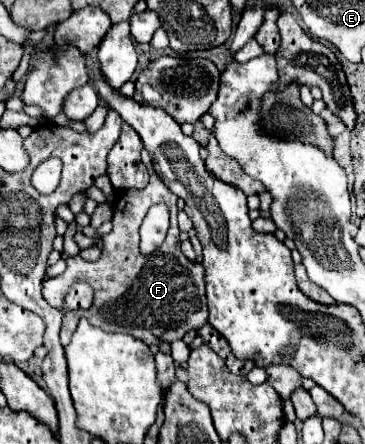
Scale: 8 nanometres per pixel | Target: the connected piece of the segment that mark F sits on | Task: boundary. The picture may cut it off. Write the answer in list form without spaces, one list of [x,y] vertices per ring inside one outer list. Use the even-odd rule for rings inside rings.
[[[141,152],[141,160],[149,170],[149,184],[141,190],[125,190],[113,204],[113,230],[103,236],[103,254],[97,262],[85,262],[81,256],[67,258],[67,270],[51,280],[43,282],[43,298],[61,308],[65,292],[73,280],[85,280],[95,288],[95,302],[89,310],[67,312],[61,328],[61,344],[67,346],[77,328],[77,320],[85,316],[93,326],[105,332],[123,332],[149,344],[161,340],[181,340],[189,330],[199,330],[207,322],[207,298],[205,298],[205,268],[199,262],[191,262],[181,252],[179,228],[177,228],[177,196],[171,194],[159,176],[151,168],[151,156]],[[153,204],[167,204],[171,214],[171,230],[167,240],[153,254],[143,256],[139,250],[139,226]]]

